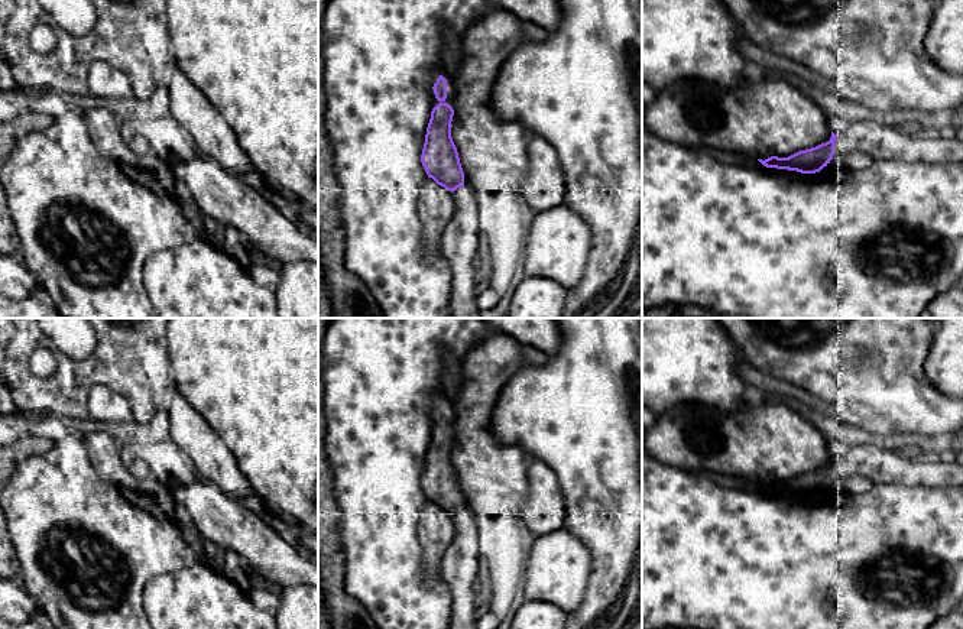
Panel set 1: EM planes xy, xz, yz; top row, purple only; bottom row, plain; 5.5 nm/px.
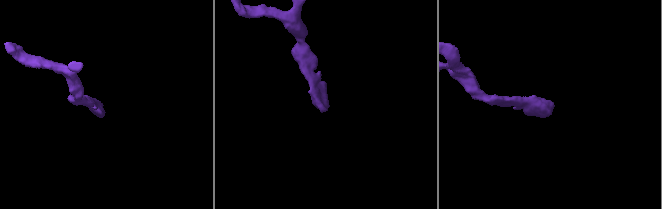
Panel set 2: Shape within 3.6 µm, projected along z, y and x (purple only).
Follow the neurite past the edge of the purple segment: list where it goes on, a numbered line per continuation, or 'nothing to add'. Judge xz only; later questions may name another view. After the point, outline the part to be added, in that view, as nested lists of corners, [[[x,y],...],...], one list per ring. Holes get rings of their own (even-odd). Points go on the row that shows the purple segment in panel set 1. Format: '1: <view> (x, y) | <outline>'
1: xz (460, 245) | [[[466,187],[454,192],[455,213],[441,233],[441,253],[453,270],[450,296],[451,318],[482,318],[476,295],[482,288],[479,210],[473,192]]]

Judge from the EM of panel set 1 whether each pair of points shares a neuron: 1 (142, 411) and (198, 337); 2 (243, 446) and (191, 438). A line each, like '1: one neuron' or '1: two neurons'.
1: two neurons
2: two neurons

